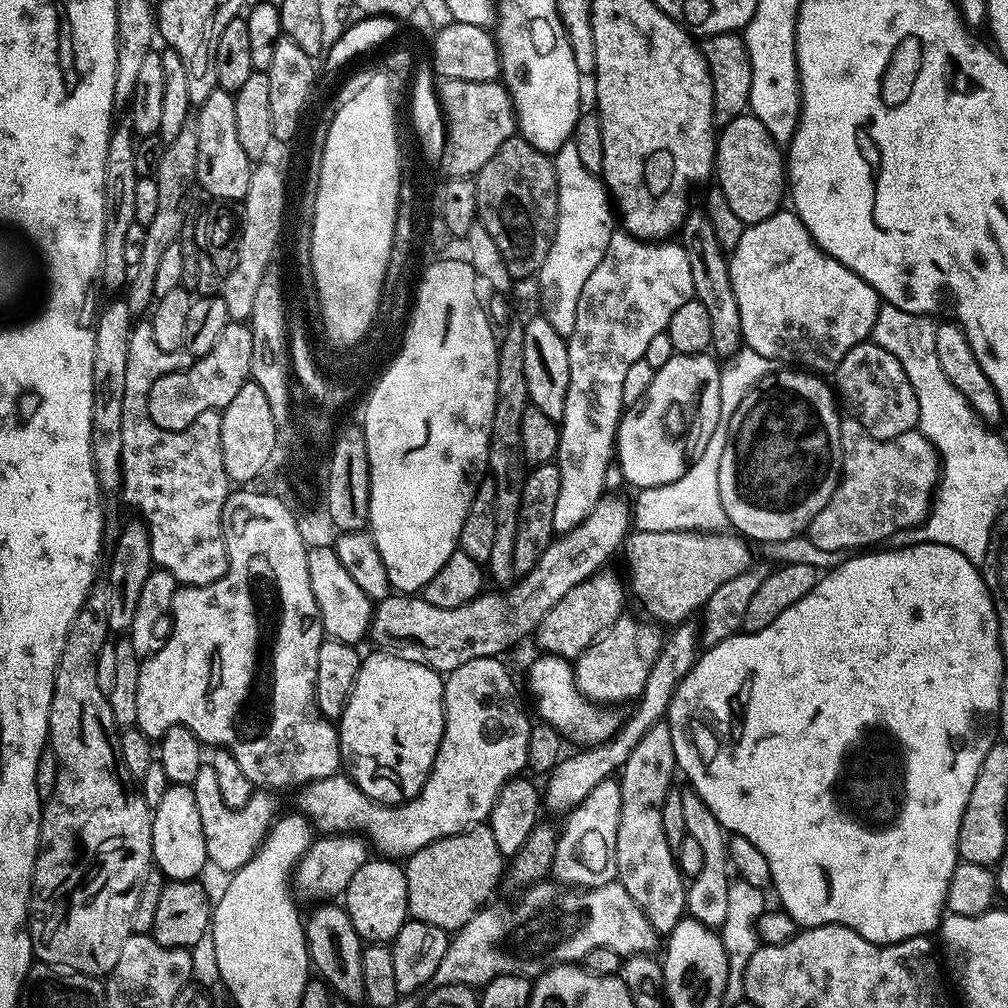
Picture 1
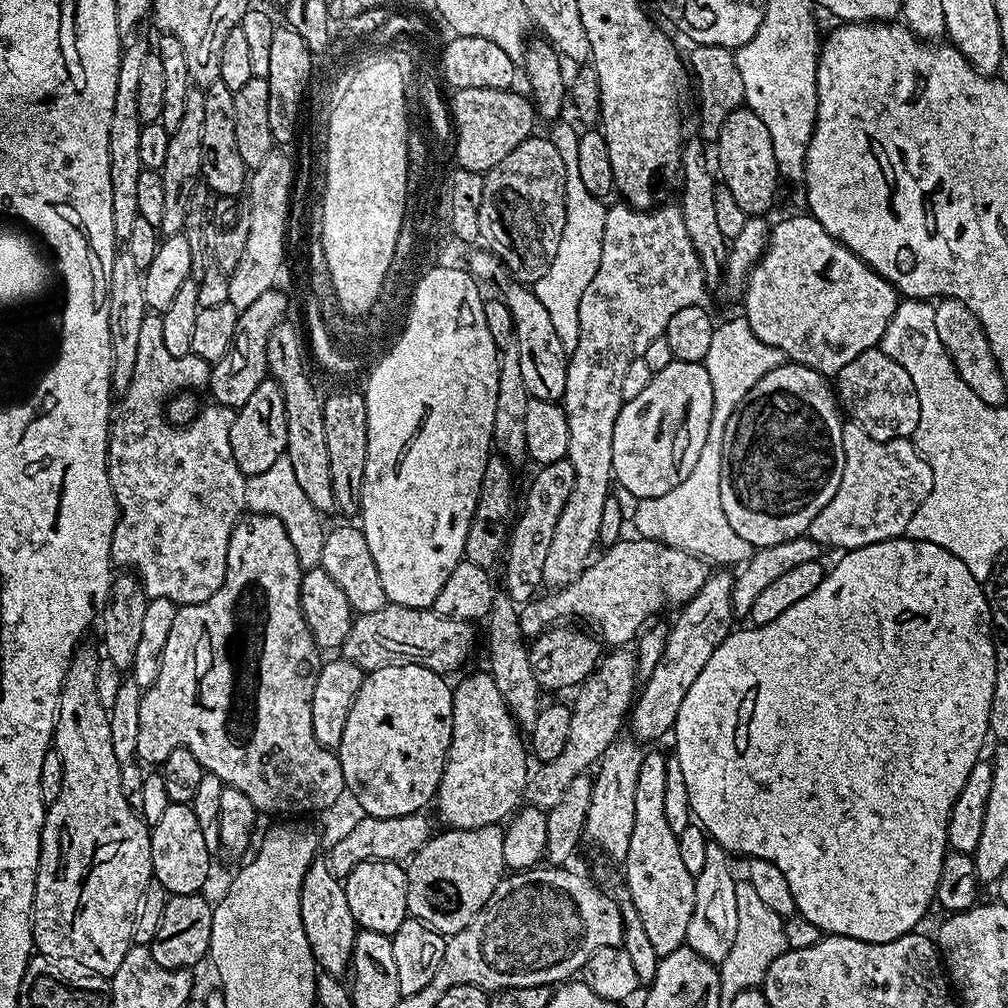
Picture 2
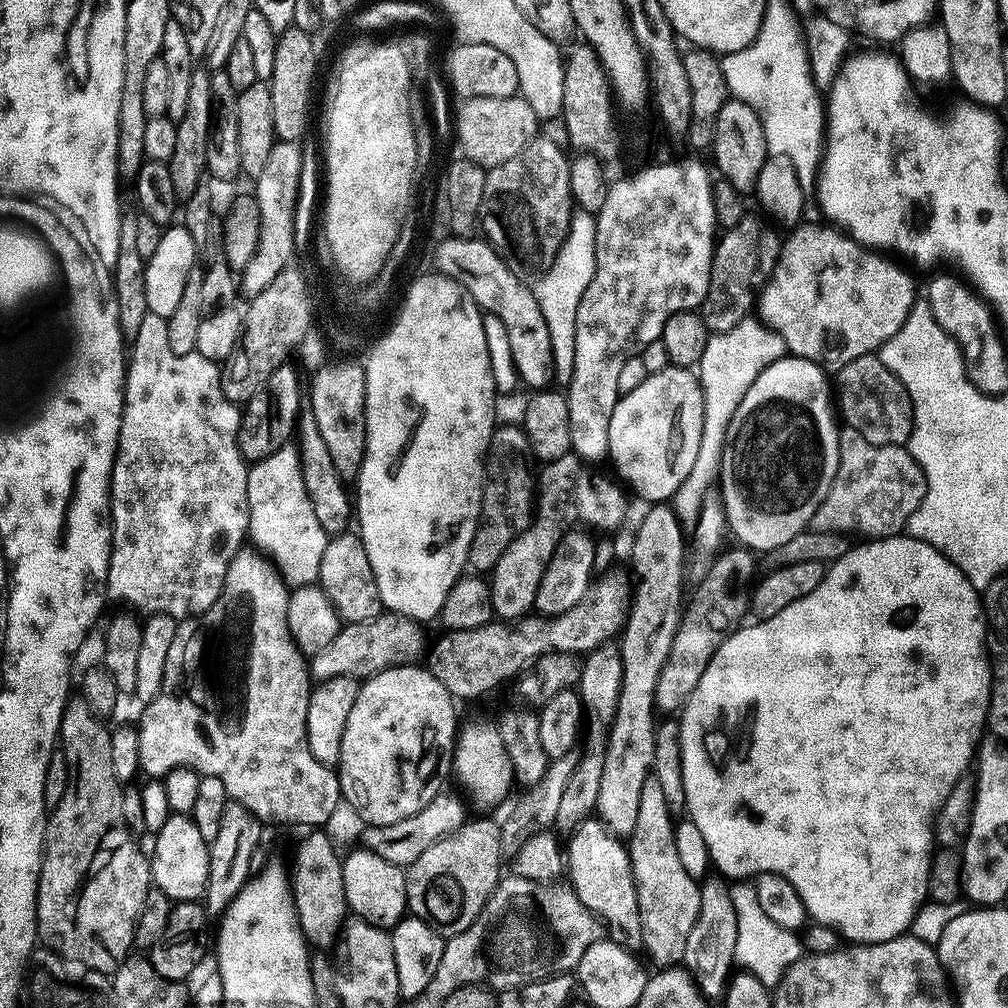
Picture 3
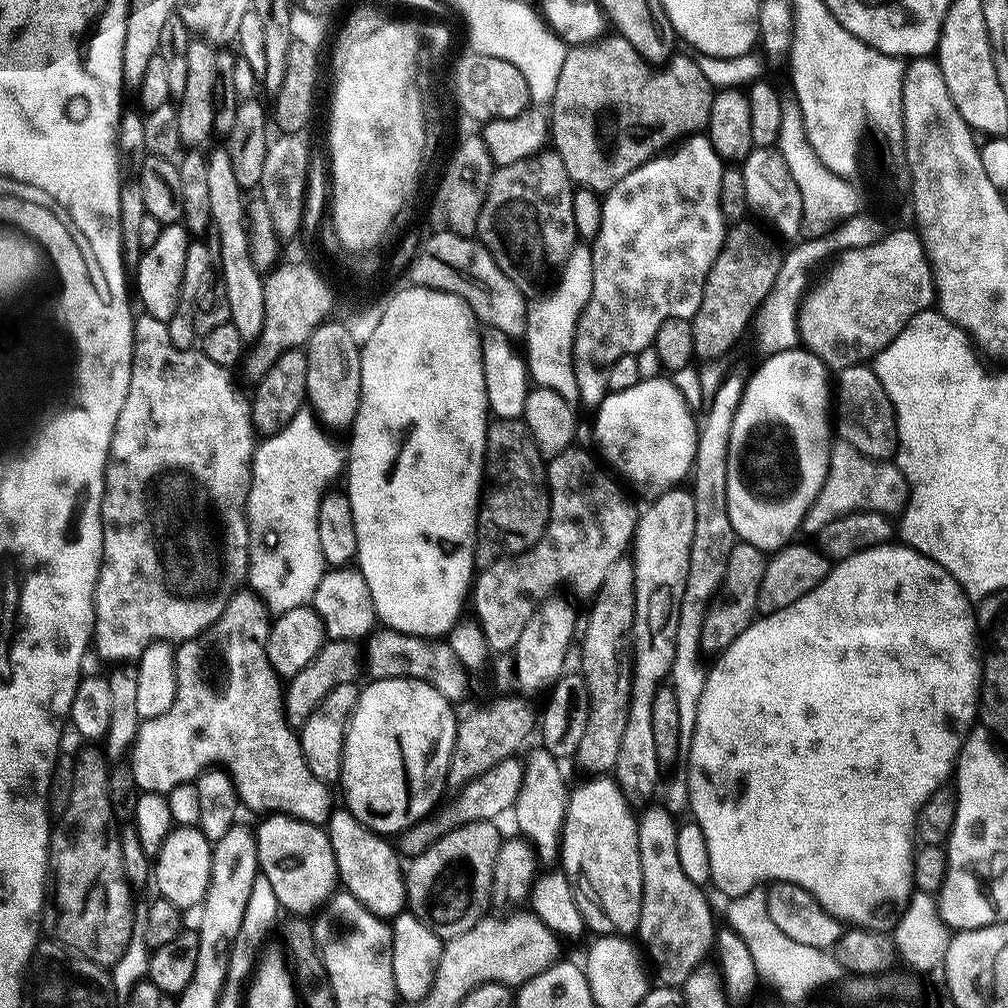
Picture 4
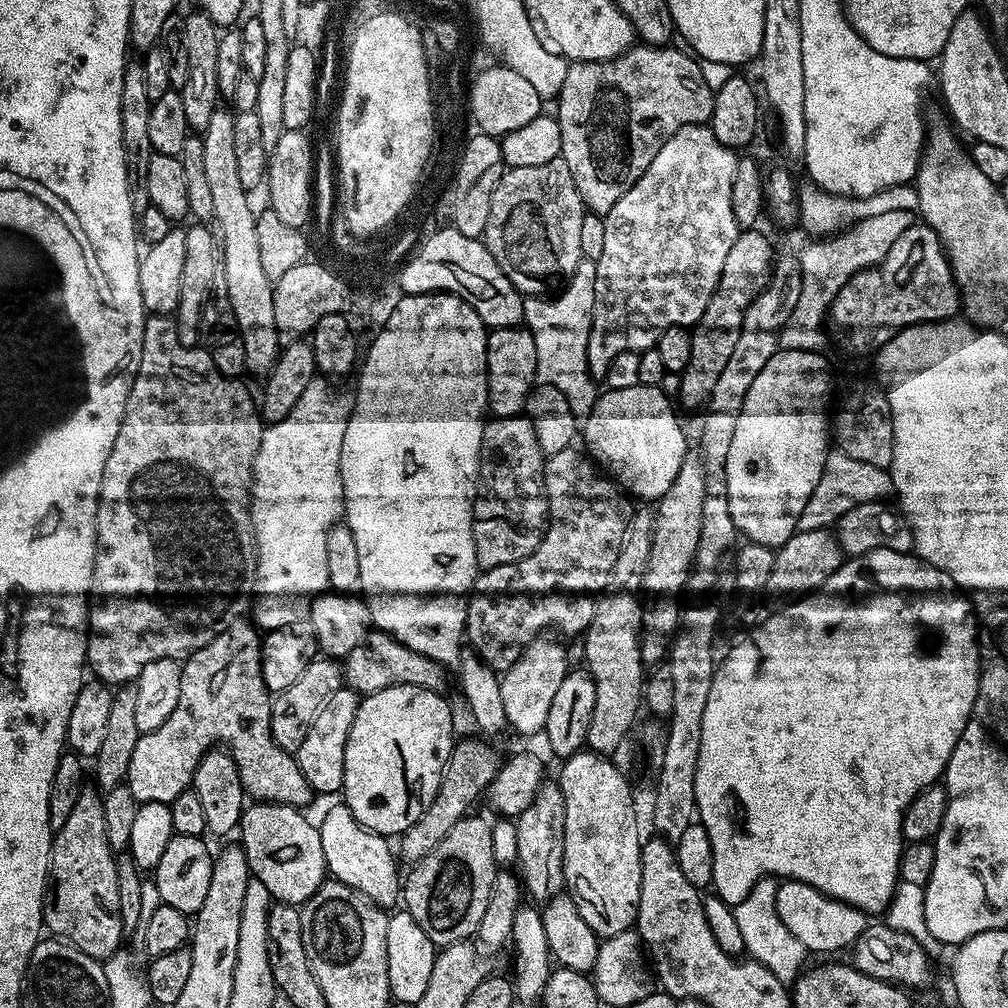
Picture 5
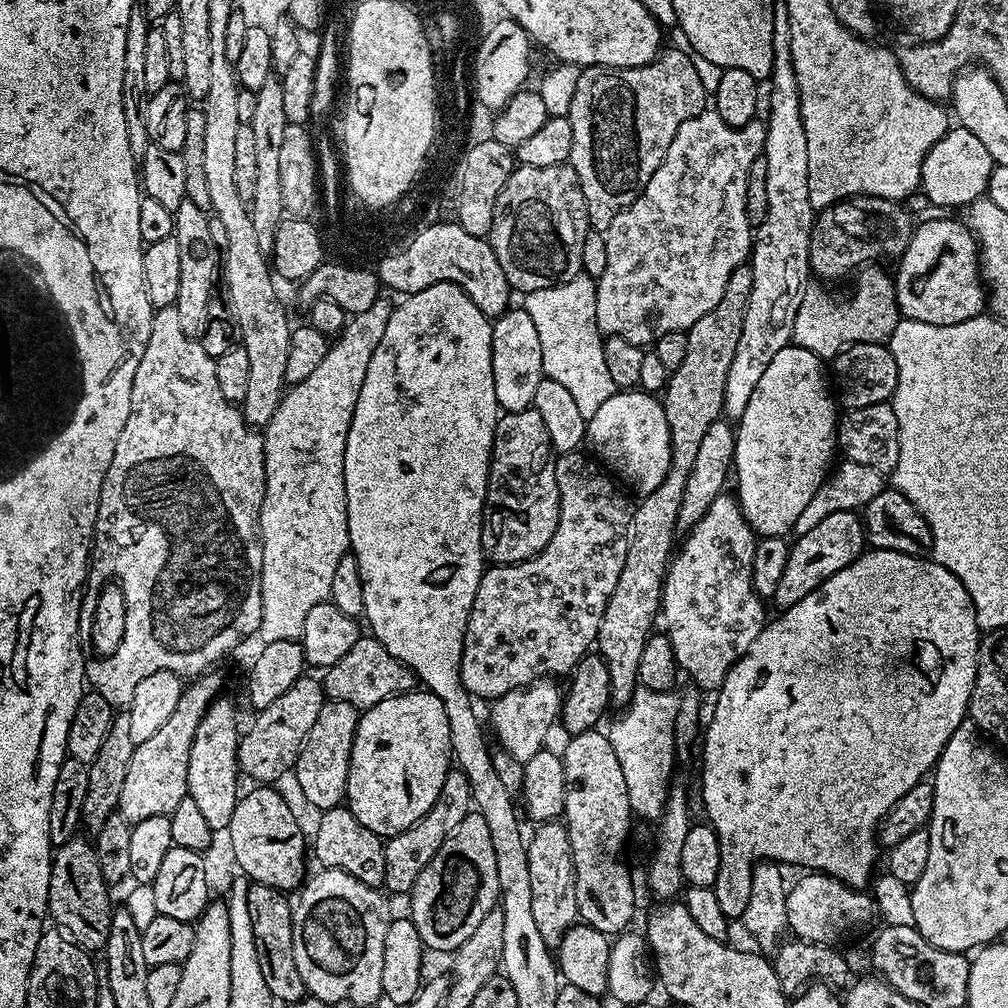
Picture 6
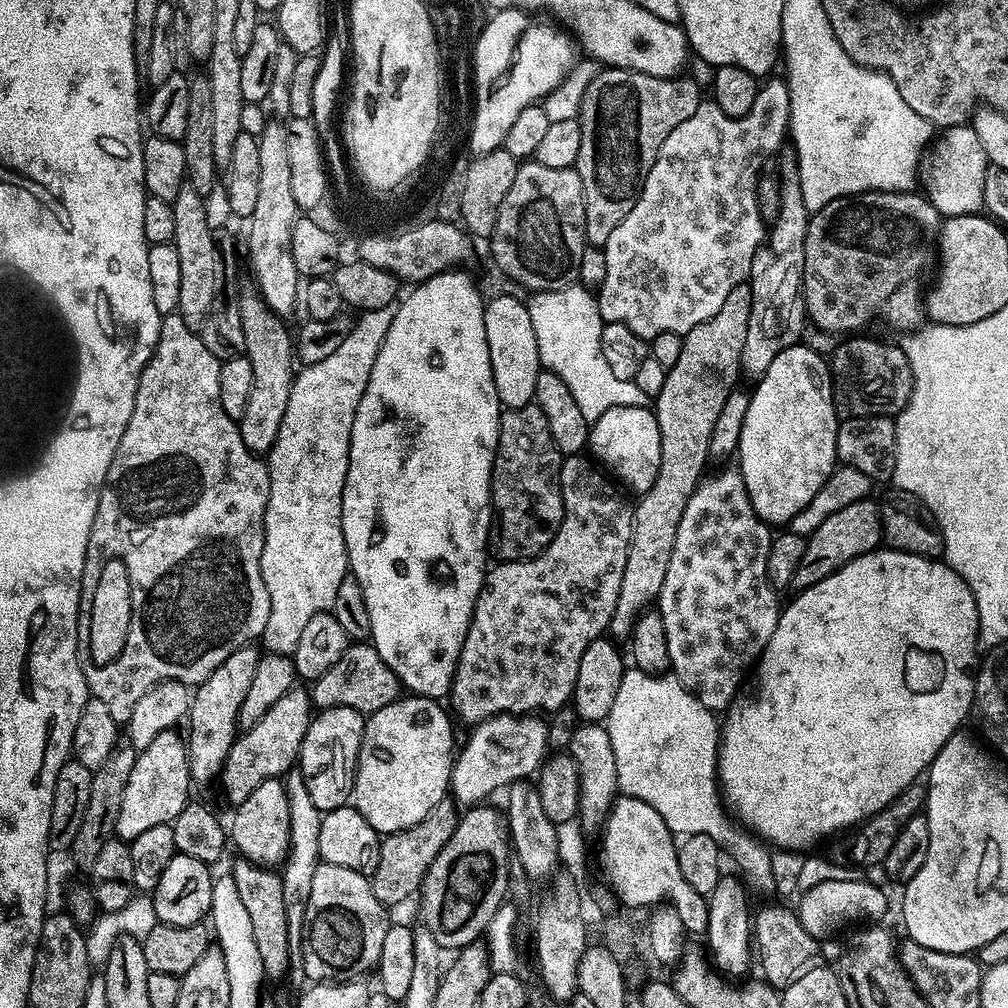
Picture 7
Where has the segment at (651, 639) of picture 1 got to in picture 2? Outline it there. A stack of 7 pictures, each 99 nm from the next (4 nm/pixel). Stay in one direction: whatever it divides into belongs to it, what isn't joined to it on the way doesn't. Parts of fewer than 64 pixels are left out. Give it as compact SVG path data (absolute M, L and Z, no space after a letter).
M612 650L601 655L599 664L579 685L575 693L576 701L571 701L572 717L570 718L570 734L566 738L566 746L562 754L550 762L540 764L529 775L528 784L524 788L523 799L535 808L545 810L553 808L558 798L566 791L566 786L574 782L574 778L585 775L599 761L608 747L621 735L620 727L625 727L638 692L638 673L636 658L628 650Z

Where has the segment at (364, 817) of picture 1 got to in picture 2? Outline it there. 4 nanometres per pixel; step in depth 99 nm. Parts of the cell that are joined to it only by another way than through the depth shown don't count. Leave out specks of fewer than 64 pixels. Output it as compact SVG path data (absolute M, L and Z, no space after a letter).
M487 670L468 676L452 688L452 741L444 763L444 773L436 791L434 809L440 815L441 825L448 828L477 828L507 821L515 813L528 784L530 752L512 711L506 706L492 673Z

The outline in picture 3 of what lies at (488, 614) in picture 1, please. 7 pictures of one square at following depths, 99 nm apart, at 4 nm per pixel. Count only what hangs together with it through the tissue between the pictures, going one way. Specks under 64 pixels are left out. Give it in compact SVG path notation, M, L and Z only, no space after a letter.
M381 614L361 624L344 624L326 647L311 656L311 679L319 682L339 676L367 678L383 668L393 667L398 660L396 652L403 650L404 643L412 636L412 628L413 621L395 614Z

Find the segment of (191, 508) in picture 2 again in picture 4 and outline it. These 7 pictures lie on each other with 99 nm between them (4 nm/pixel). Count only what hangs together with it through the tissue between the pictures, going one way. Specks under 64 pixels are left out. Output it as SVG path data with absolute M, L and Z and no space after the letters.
M147 314L135 317L132 326L132 369L126 402L114 426L108 451L108 469L104 472L104 497L100 507L104 531L104 557L100 559L100 573L96 579L96 626L94 652L111 662L136 662L149 646L157 642L183 642L201 636L226 610L228 599L245 583L248 575L248 491L252 485L252 454L254 429L249 397L232 385L229 369L210 362L203 352L174 346L170 342L165 321Z

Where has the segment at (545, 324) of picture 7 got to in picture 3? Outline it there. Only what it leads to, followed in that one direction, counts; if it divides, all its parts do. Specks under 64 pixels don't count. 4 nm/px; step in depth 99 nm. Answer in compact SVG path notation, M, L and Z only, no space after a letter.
M583 210L573 211L572 221L568 227L568 237L558 250L558 258L554 258L554 266L541 280L535 281L536 301L542 310L542 318L546 322L546 330L550 332L552 347L552 371L561 385L568 385L574 370L574 330L578 318L578 302L582 294L586 294L586 286L594 278L596 269L596 218Z

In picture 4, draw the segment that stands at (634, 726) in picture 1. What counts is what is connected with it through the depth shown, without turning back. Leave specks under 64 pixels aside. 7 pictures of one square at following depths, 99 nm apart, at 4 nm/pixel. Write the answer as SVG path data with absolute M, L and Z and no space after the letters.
M743 542L734 544L730 550L728 565L725 568L724 577L721 579L720 586L715 591L710 603L707 605L707 612L702 622L700 651L707 654L719 654L752 625L753 620L757 619L758 609L758 590L762 586L762 574L766 563L765 553L759 548L750 546Z

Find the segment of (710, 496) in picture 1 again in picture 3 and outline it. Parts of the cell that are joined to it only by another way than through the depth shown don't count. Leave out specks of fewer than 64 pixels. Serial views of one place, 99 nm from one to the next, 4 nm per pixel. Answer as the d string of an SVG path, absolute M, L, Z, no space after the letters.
M755 315L738 322L734 330L709 335L706 350L702 350L702 358L698 365L700 389L704 395L702 442L698 442L698 458L694 458L690 474L686 474L682 486L672 500L672 506L685 525L694 524L706 490L713 487L717 481L722 450L726 442L726 430L734 418L734 410L738 410L738 402L746 398L746 390L750 390L754 378L758 378L758 374L766 370L766 366L770 366L776 360L783 360L785 355L784 339Z

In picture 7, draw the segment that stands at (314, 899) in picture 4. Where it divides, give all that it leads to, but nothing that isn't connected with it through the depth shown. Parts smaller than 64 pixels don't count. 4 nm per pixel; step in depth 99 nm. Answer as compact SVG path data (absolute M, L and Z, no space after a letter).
M277 778L262 782L246 802L235 805L233 812L236 813L232 816L232 828L230 824L230 840L233 845L236 843L239 855L255 864L283 865L290 846L290 802L284 791L284 780Z

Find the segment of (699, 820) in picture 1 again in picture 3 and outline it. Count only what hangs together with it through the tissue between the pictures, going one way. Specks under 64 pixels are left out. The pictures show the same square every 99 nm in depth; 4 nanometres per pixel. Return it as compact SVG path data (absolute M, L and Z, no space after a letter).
M704 882L700 884L700 909L698 910L698 918L694 924L694 930L690 930L690 938L686 942L686 954L684 955L682 964L686 971L692 975L693 980L695 980L701 996L707 998L709 1001L711 999L719 1001L723 997L724 989L728 986L730 973L734 968L738 928L736 919L734 918L734 906L730 902L730 894L728 893L729 885L727 883L708 883Z

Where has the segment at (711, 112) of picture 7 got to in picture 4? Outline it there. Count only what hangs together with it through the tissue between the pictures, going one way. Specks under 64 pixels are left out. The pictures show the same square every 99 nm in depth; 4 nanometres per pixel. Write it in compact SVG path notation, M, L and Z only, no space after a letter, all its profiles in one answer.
M692 134L684 142L684 148L677 152L657 155L626 174L626 178L622 178L622 182L615 184L603 197L602 226L590 244L594 266L590 302L586 302L578 318L572 347L581 405L599 406L609 393L605 370L625 354L653 347L658 326L662 326L666 318L691 320L702 302L706 274L710 274L710 266L714 266L718 250L722 250L726 231L726 221L718 202L726 164L707 135Z

